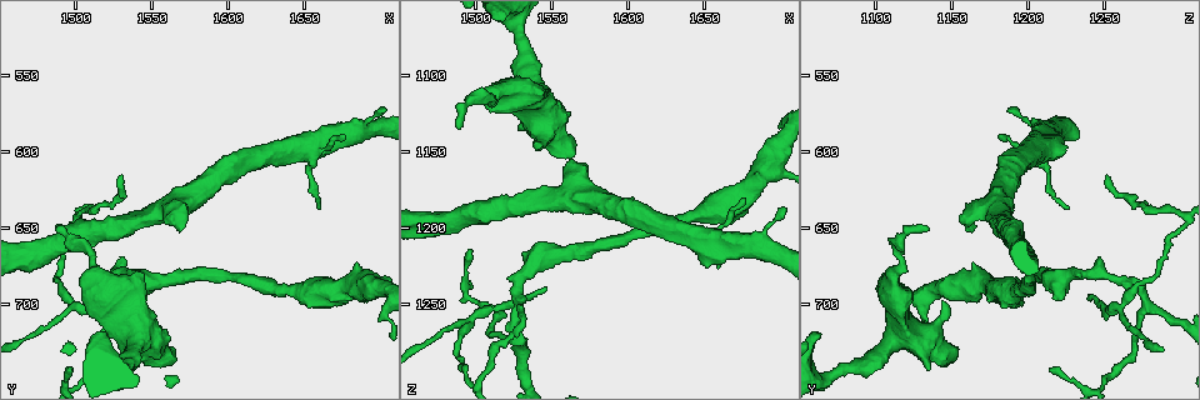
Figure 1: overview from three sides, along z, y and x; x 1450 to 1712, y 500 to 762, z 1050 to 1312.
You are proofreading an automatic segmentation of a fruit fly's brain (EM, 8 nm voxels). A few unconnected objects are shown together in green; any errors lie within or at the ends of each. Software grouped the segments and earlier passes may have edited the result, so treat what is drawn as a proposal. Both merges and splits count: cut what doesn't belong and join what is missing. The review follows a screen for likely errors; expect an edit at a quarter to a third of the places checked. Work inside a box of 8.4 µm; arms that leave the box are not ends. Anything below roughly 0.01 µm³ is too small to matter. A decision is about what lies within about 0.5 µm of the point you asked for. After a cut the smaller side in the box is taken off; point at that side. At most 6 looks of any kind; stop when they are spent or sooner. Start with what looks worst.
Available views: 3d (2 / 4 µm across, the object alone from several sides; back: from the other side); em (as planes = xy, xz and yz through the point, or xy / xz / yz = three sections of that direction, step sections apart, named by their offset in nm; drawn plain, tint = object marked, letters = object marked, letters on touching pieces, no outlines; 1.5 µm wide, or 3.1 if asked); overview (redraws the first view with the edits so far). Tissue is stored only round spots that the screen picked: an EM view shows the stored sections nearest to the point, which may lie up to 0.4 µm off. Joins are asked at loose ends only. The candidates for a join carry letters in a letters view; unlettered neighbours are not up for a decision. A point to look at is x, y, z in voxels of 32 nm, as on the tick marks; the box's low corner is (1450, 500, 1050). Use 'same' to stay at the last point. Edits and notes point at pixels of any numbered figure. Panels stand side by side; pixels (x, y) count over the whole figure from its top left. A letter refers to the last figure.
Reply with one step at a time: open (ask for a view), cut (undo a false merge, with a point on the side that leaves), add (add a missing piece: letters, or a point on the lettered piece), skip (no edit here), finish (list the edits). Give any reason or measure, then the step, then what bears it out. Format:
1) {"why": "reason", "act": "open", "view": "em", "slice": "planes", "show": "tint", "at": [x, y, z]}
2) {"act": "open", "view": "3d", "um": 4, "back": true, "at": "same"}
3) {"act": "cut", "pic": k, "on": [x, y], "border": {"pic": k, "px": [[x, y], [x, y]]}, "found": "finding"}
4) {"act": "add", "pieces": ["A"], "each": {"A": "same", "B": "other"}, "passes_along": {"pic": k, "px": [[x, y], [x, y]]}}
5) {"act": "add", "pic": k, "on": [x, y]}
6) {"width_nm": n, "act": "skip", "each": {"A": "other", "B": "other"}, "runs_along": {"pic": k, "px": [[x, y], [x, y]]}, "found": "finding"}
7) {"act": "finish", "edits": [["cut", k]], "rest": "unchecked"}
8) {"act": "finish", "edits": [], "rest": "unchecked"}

{"why": "arms part here", "act": "open", "view": "3d", "um": 4, "back": true, "at": [1654, 598, 1208]}

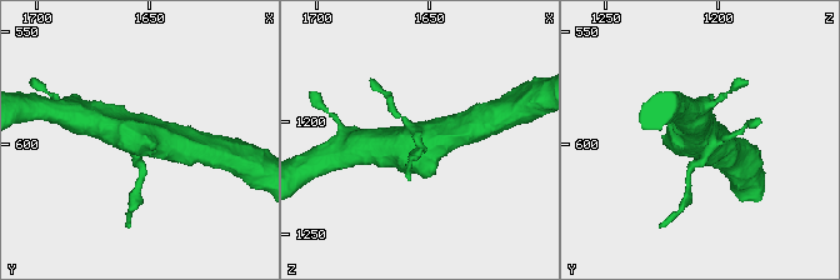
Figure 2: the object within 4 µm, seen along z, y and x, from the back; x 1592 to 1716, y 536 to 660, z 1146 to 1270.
{"act": "open", "view": "em", "slice": "planes", "show": "letters", "at": [1654, 597, 1209]}

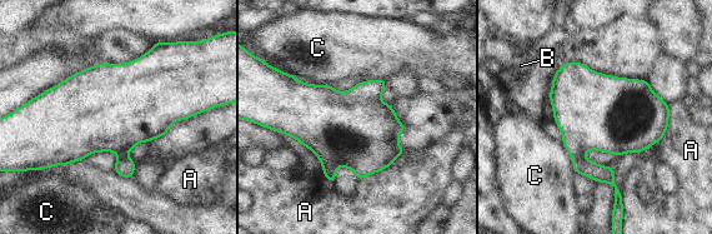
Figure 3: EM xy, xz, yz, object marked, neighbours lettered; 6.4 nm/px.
{"longest_contact_nm": ["A", 360], "act": "skip", "each": {"A": "other", "B": "other", "C": "other"}, "found": "one neuron here"}

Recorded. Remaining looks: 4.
{"act": "open", "view": "3d", "um": 4, "at": [1528, 742, 1134]}

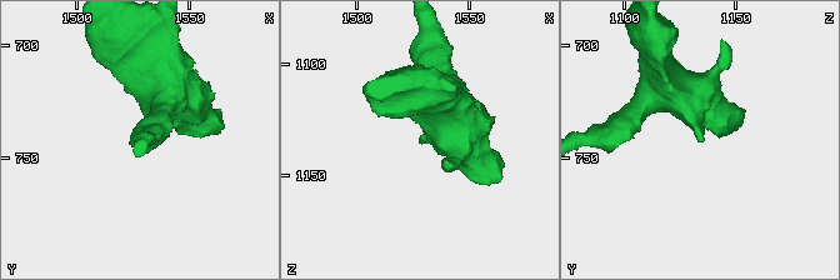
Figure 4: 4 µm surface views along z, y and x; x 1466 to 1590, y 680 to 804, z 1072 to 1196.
{"why": "need the tissue", "act": "open", "view": "em", "slice": "xy", "step": 4, "show": "plain", "at": [1527, 743, 1134]}

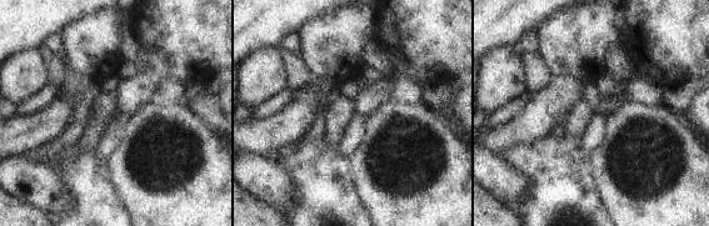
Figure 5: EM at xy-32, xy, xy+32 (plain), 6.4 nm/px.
{"why": "what lies round it", "act": "open", "view": "em", "slice": "xy", "step": 4, "show": "letters", "at": "same"}

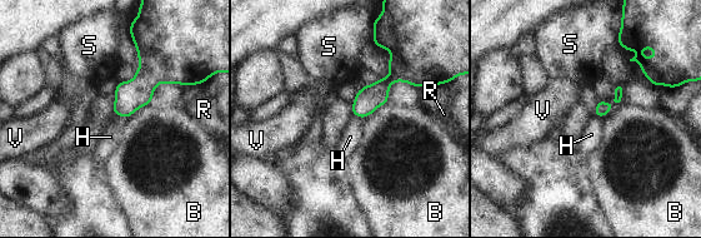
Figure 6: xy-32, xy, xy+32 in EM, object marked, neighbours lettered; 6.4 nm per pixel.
{"act": "skip", "each": {"B": "other", "H": "other", "R": "other", "S": "other", "V": "other"}, "runs_along": {"pic": 6, "px": [[414, 79], [392, 77], [355, 112]]}, "found": "no lettered piece goes on from it"}

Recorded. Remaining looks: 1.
{"act": "finish", "edits": [], "rest": "unchecked"}

